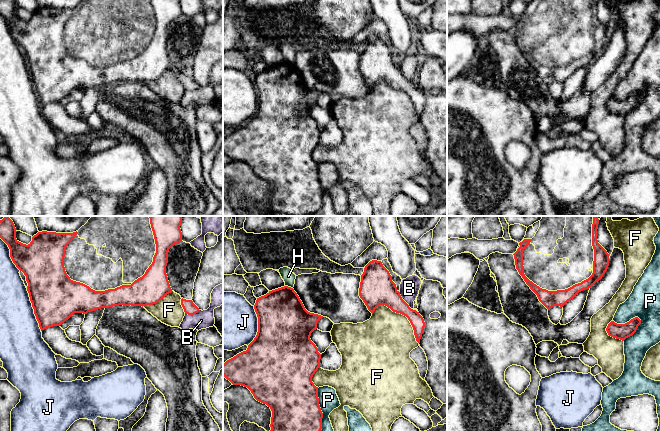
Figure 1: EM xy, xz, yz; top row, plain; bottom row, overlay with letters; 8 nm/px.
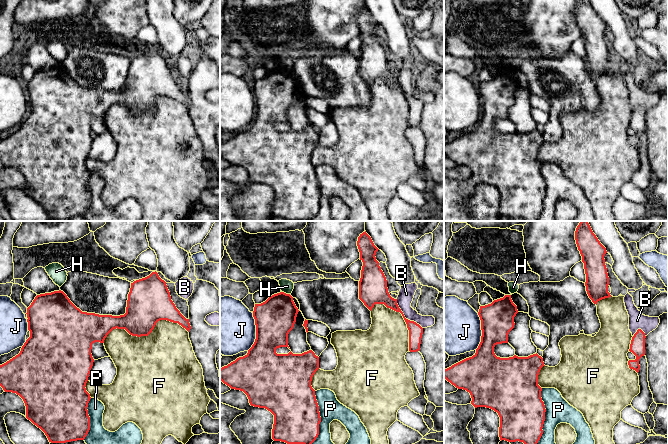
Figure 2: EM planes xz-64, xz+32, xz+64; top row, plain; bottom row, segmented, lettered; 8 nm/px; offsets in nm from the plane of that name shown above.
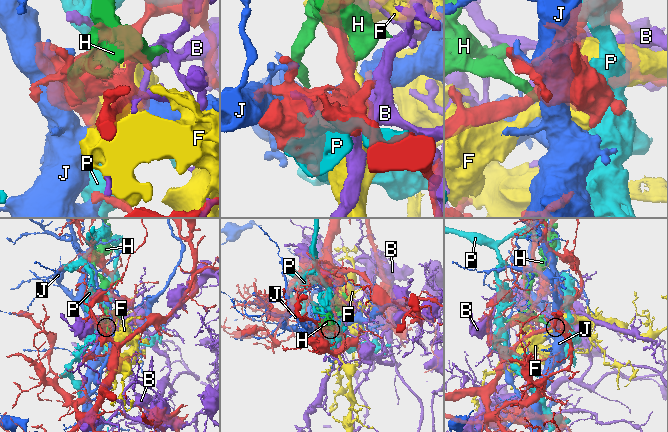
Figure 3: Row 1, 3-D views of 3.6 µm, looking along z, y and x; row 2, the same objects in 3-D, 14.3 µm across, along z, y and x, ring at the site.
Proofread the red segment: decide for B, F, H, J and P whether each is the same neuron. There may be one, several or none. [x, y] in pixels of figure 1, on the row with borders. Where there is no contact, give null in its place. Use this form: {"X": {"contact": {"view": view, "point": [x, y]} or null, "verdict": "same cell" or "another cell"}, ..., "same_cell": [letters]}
{"B": {"contact": {"view": "xz", "point": [406, 303]}, "verdict": "another cell"}, "F": {"contact": {"view": "xz", "point": [403, 314]}, "verdict": "another cell"}, "H": {"contact": {"view": "xz", "point": [289, 287]}, "verdict": "another cell"}, "J": {"contact": {"view": "xy", "point": [33, 308]}, "verdict": "another cell"}, "P": {"contact": {"view": "yz", "point": [629, 321]}, "verdict": "another cell"}, "same_cell": []}

